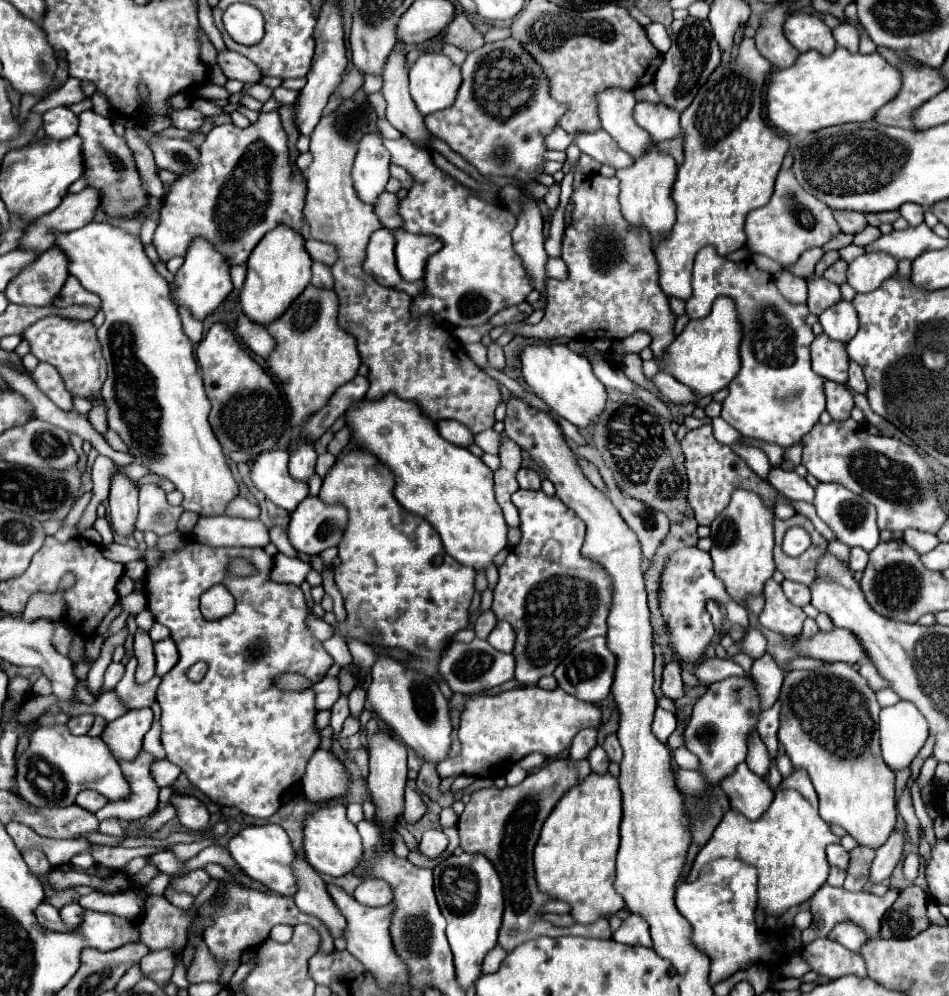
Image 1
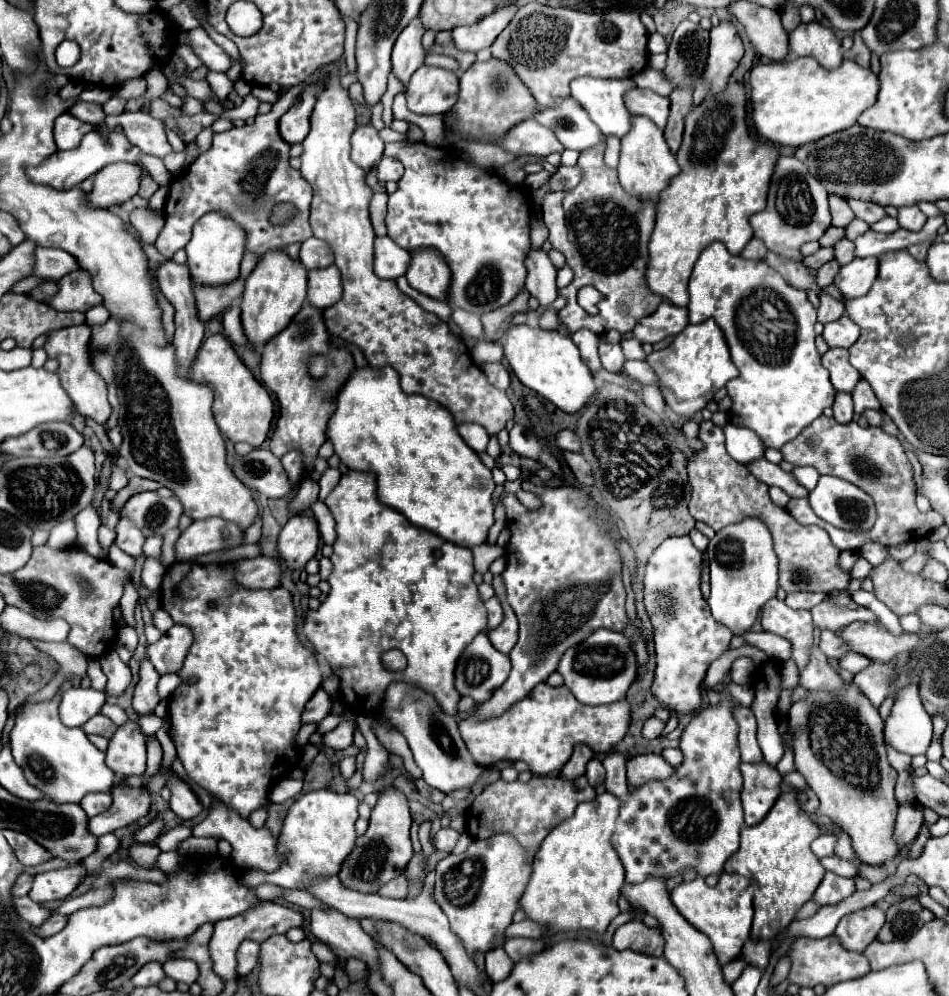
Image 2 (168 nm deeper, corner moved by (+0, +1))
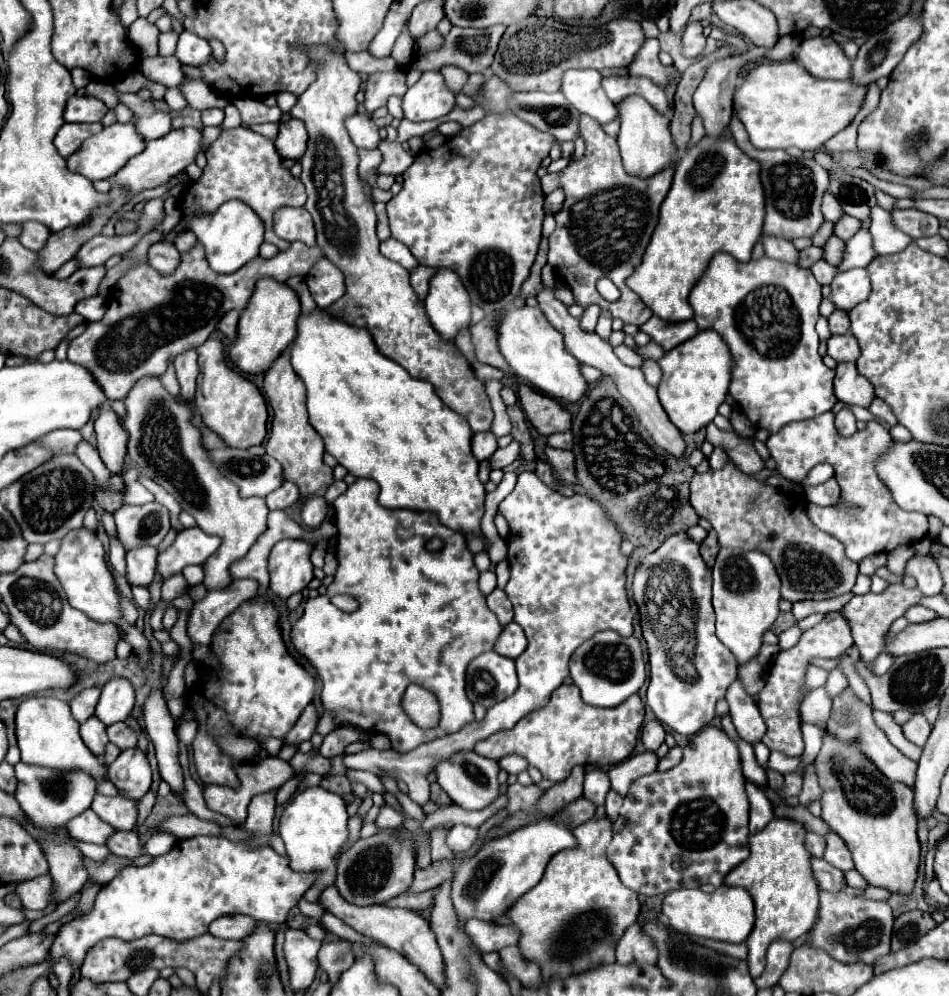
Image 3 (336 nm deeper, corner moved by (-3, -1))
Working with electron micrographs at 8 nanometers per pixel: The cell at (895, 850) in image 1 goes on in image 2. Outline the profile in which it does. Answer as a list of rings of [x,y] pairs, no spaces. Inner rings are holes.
[[[905,801],[899,807],[897,815],[897,825],[895,825],[895,837],[899,845],[905,849],[909,841],[913,841],[923,825],[923,805],[917,801]]]

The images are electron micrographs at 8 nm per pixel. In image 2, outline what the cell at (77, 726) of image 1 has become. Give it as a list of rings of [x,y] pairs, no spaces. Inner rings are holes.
[[[95,715],[89,723],[85,723],[83,731],[87,735],[93,733],[93,735],[101,735],[105,739],[111,739],[113,737],[113,731],[117,731],[117,725],[109,717],[105,717],[105,715]]]

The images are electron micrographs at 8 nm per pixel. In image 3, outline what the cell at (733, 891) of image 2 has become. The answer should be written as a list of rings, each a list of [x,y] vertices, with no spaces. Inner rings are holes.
[[[728,885],[718,887],[714,893],[704,893],[700,889],[676,889],[664,897],[662,913],[676,931],[726,943],[744,943],[754,925],[754,901],[750,893],[742,887]]]

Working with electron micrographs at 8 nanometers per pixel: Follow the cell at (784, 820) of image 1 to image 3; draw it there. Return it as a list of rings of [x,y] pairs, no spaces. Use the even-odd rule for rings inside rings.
[[[774,817],[762,831],[750,835],[750,857],[726,875],[726,885],[744,887],[756,905],[756,925],[746,939],[748,965],[752,977],[758,977],[766,965],[768,945],[782,937],[788,941],[808,933],[818,917],[818,883],[810,867],[812,853],[804,845],[806,829],[802,823]]]

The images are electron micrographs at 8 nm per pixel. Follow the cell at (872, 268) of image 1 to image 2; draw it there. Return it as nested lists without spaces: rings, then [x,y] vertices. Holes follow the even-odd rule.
[[[875,257],[853,259],[851,263],[841,267],[837,279],[833,279],[833,285],[841,291],[843,299],[861,297],[875,283],[877,271],[879,271],[879,261]]]

